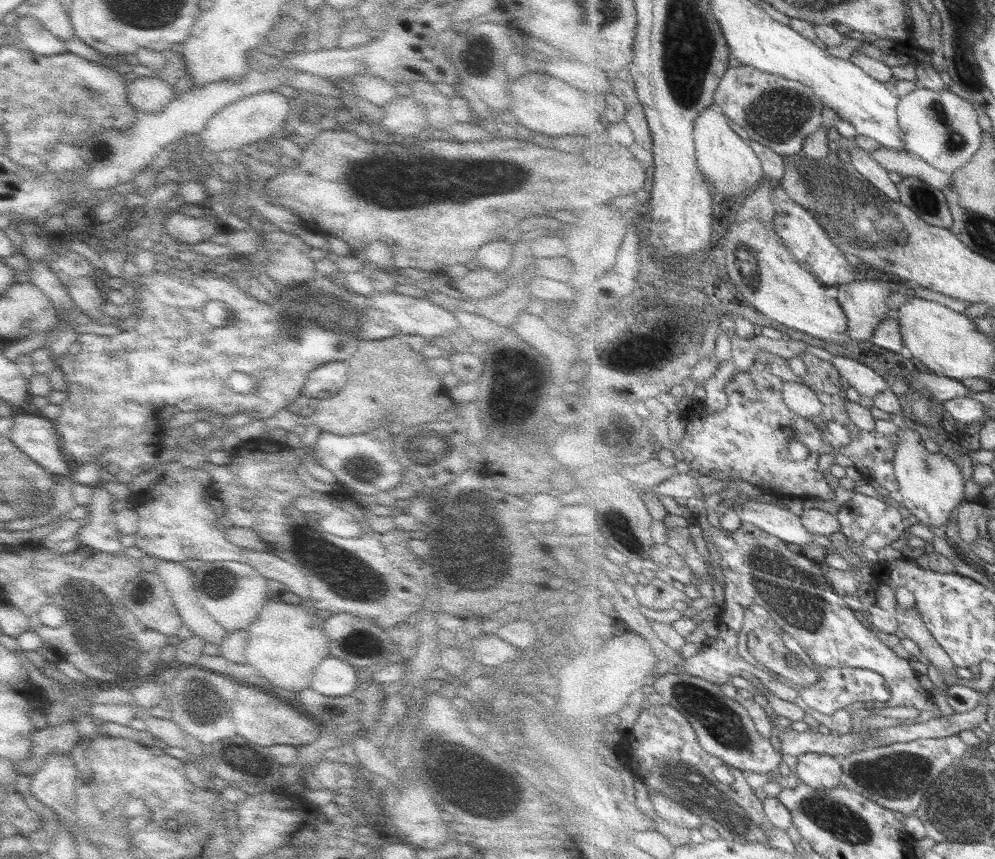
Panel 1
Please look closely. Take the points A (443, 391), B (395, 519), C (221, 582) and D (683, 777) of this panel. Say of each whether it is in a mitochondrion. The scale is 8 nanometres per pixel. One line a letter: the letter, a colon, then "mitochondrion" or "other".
A: other
B: other
C: mitochondrion
D: mitochondrion

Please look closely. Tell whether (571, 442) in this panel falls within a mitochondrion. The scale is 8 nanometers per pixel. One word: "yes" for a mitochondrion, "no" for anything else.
no

